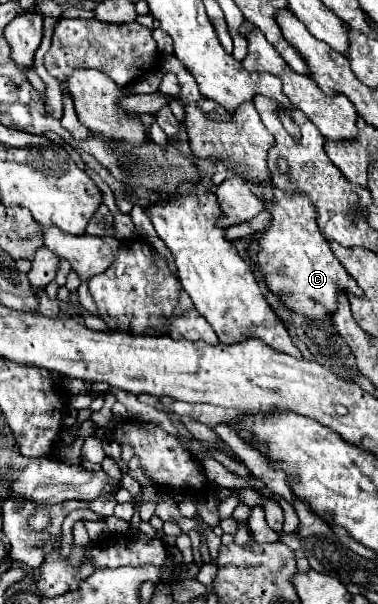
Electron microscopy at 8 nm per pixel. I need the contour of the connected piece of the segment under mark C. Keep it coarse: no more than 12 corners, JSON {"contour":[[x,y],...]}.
{"contour":[[306,194],[262,200],[268,288],[326,324],[338,290],[362,290],[318,230]]}

